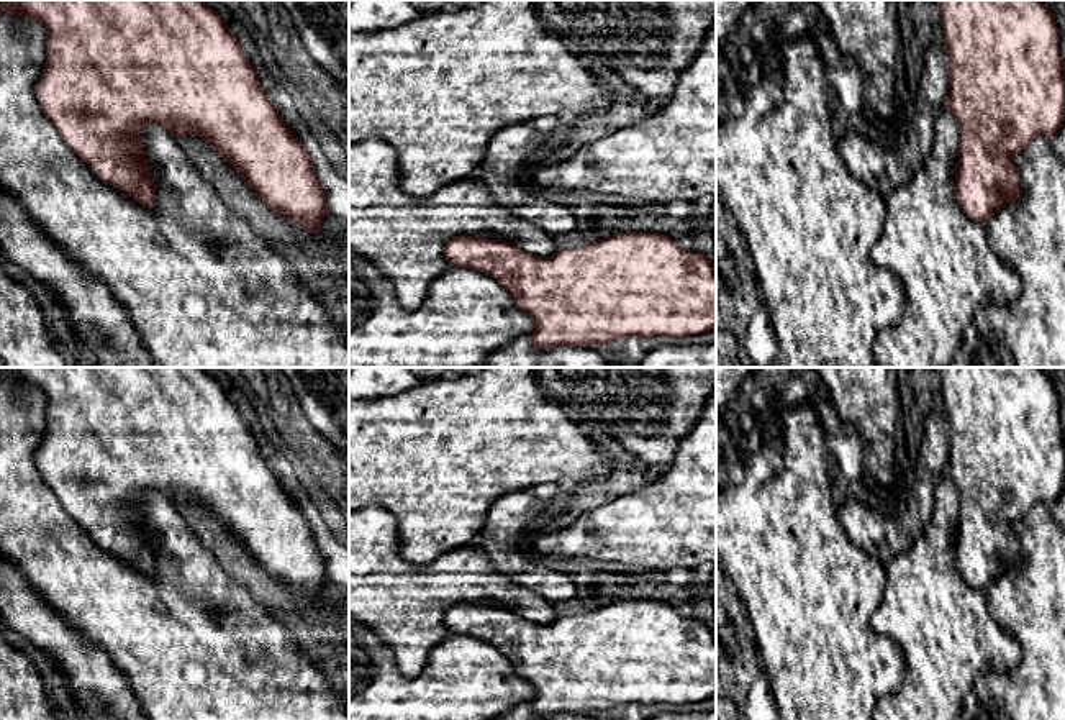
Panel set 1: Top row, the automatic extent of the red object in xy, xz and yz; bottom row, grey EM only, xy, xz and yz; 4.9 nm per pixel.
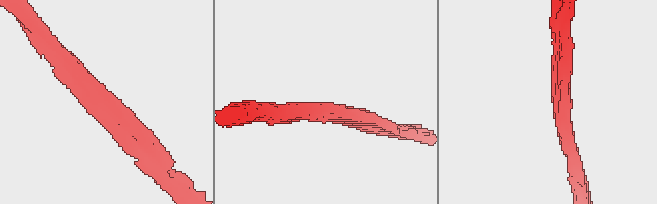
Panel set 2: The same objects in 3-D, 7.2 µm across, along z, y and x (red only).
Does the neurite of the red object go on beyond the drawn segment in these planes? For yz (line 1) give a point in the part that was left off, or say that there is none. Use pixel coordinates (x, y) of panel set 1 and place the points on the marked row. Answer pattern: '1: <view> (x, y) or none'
1: none

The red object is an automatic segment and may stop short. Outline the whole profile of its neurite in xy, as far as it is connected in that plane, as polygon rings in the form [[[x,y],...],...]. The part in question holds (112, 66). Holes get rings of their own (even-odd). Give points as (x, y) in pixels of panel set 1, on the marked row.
[[[0,0],[2,10],[44,26],[46,64],[34,92],[66,144],[100,180],[144,207],[156,207],[156,182],[143,144],[144,125],[154,123],[174,138],[202,138],[274,213],[320,233],[329,210],[315,164],[262,90],[236,36],[205,0]]]

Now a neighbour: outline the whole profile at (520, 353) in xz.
[[[518,338],[490,354],[483,367],[621,367],[605,354],[587,346],[557,346],[537,349],[528,338]]]

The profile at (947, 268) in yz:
[[[944,108],[934,120],[934,144],[922,166],[885,194],[881,233],[870,249],[875,266],[891,271],[903,285],[904,307],[898,325],[881,330],[873,344],[875,367],[950,367],[965,328],[977,308],[988,300],[1006,305],[1019,298],[1019,274],[993,251],[986,225],[970,220],[955,198],[955,164],[958,161],[960,128]]]

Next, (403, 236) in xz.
[[[369,138],[349,144],[349,248],[367,257],[388,277],[395,287],[397,302],[405,310],[416,310],[426,298],[431,284],[451,269],[444,257],[444,246],[455,236],[483,235],[513,243],[529,254],[552,256],[559,249],[554,236],[500,205],[488,190],[490,180],[492,177],[485,174],[475,174],[444,185],[431,197],[411,197],[398,185],[398,154],[387,141]]]

